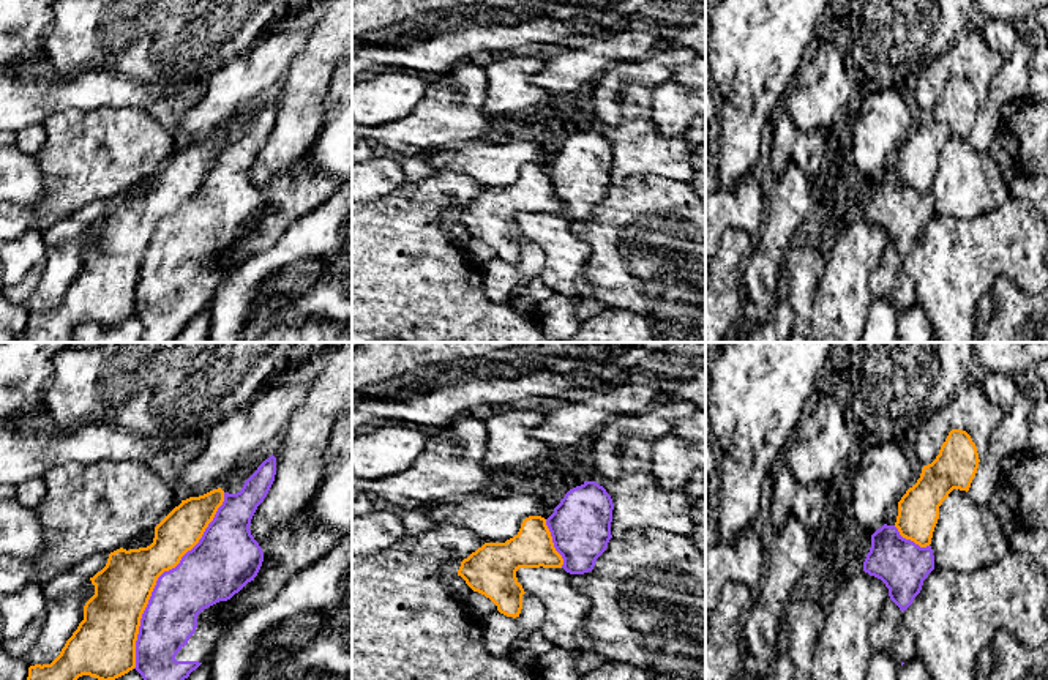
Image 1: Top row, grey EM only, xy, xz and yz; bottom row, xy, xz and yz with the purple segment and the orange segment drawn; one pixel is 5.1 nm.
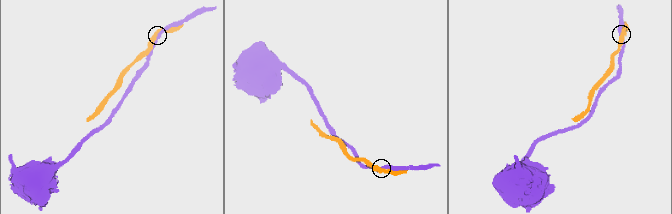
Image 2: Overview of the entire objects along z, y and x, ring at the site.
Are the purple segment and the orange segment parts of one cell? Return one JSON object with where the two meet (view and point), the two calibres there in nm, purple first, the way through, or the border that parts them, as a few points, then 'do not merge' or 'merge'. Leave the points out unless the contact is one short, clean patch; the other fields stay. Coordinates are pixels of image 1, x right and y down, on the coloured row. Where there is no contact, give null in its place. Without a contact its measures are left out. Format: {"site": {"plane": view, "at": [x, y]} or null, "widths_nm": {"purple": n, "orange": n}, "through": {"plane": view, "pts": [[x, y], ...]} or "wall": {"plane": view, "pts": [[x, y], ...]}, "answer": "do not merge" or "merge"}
{"site": {"plane": "xy", "at": [158, 578]}, "widths_nm": {"purple": 300, "orange": 280}, "answer": "do not merge"}

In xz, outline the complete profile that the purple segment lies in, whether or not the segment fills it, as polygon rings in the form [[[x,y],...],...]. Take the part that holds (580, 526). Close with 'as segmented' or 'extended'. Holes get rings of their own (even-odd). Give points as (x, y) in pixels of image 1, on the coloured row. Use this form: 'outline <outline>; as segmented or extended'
outline [[[595,481],[570,489],[554,508],[546,525],[567,573],[584,574],[593,570],[612,538],[612,510],[611,495]]]; as segmented

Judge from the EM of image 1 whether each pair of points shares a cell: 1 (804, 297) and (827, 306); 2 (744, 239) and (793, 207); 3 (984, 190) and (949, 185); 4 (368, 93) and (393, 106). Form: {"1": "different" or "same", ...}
{"1": "different", "2": "different", "3": "same", "4": "same"}

